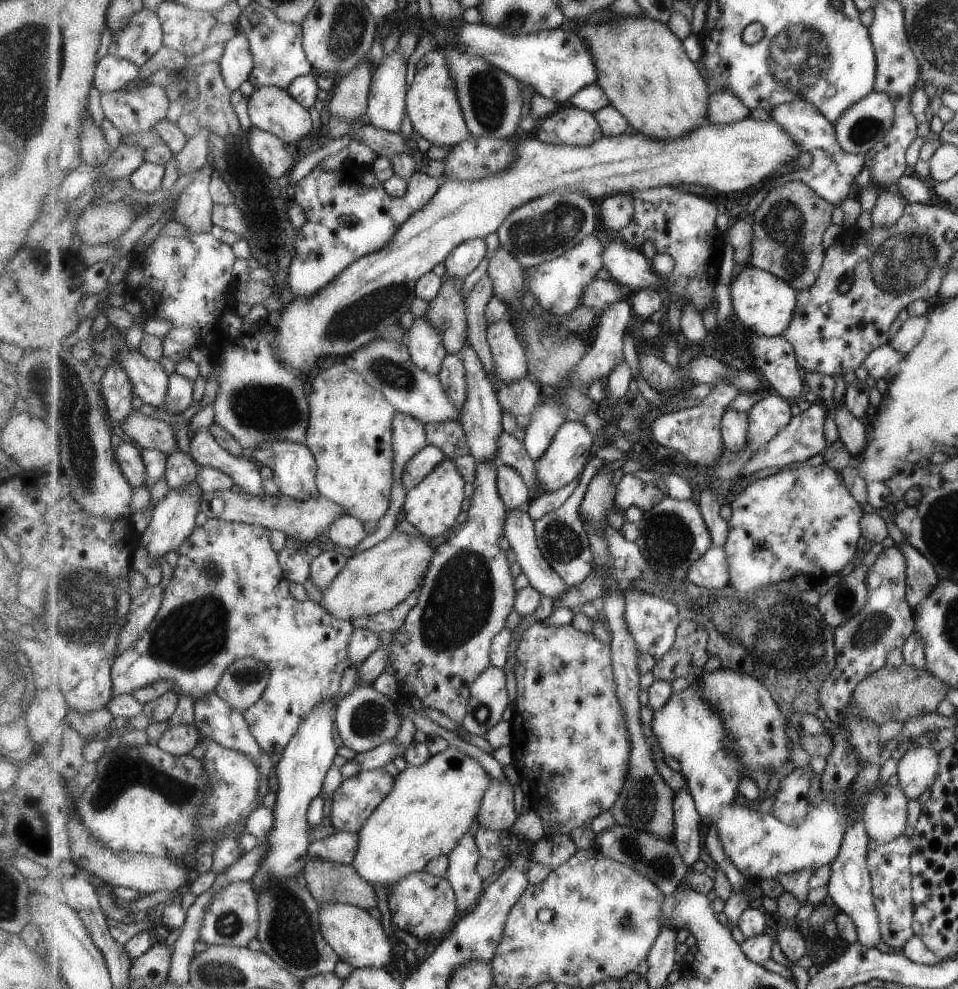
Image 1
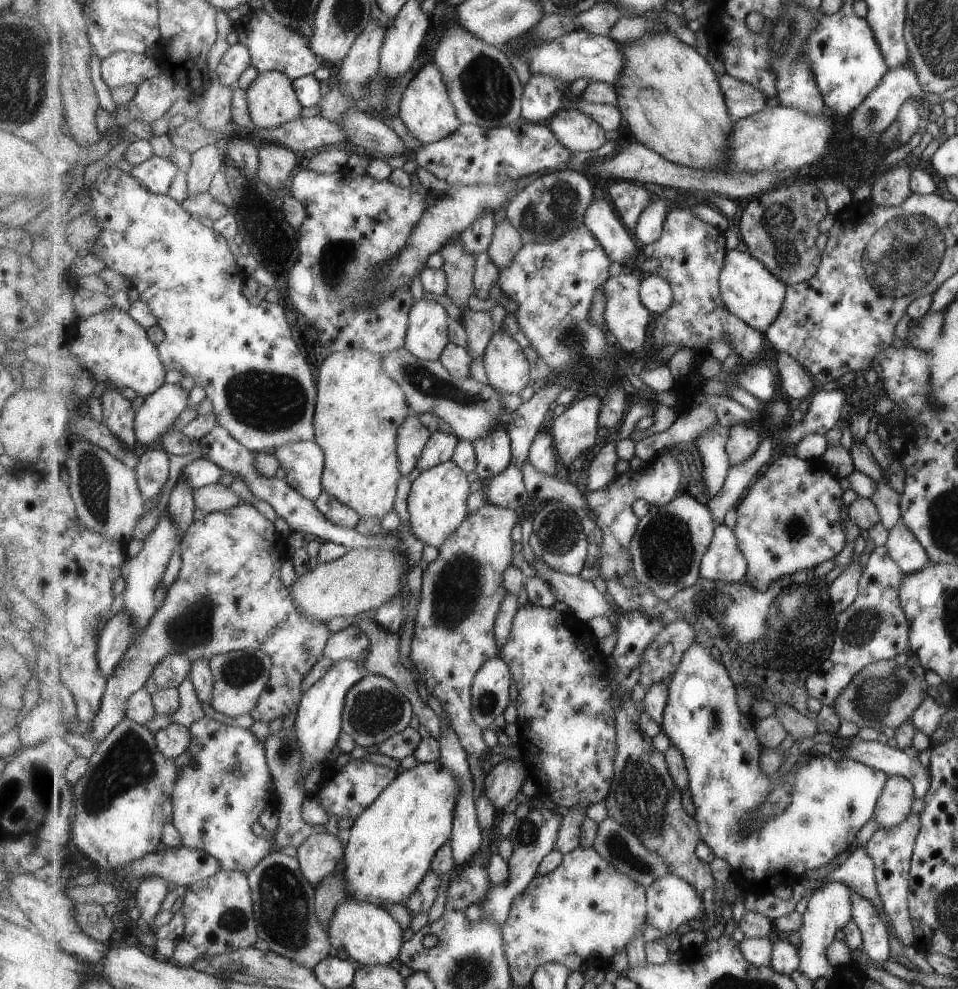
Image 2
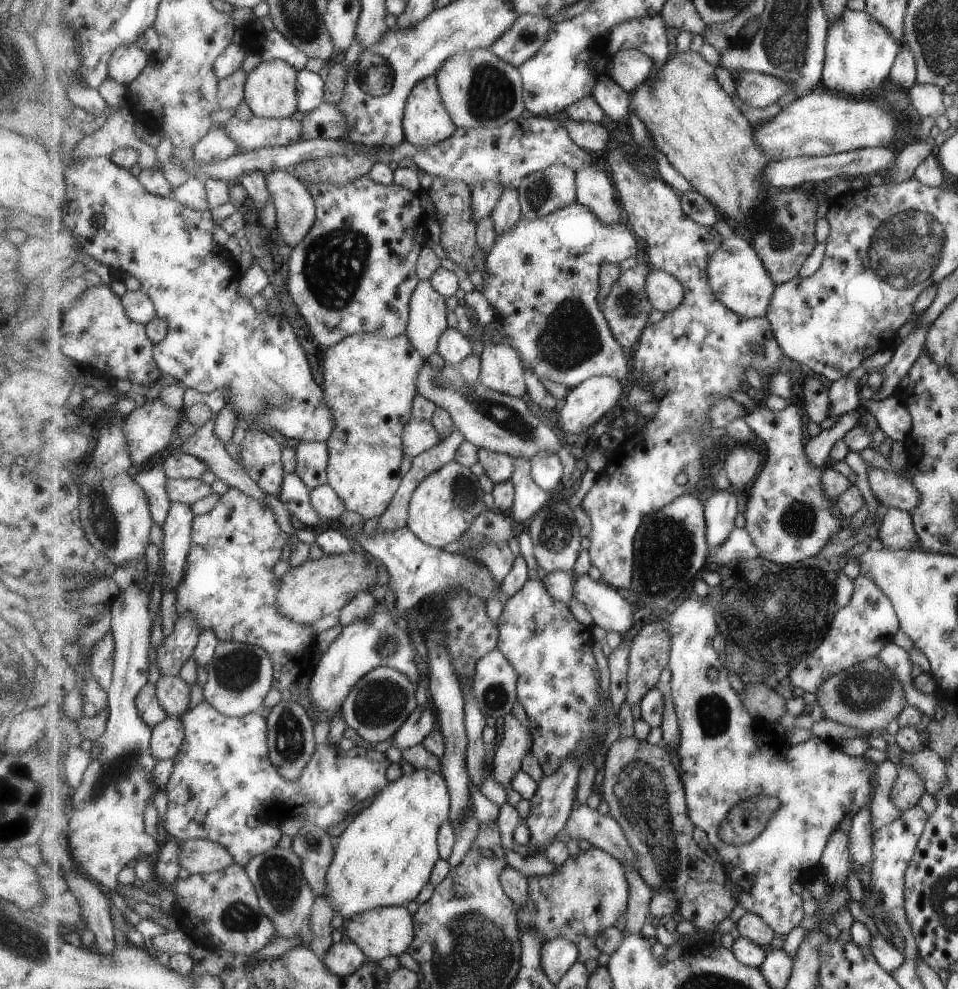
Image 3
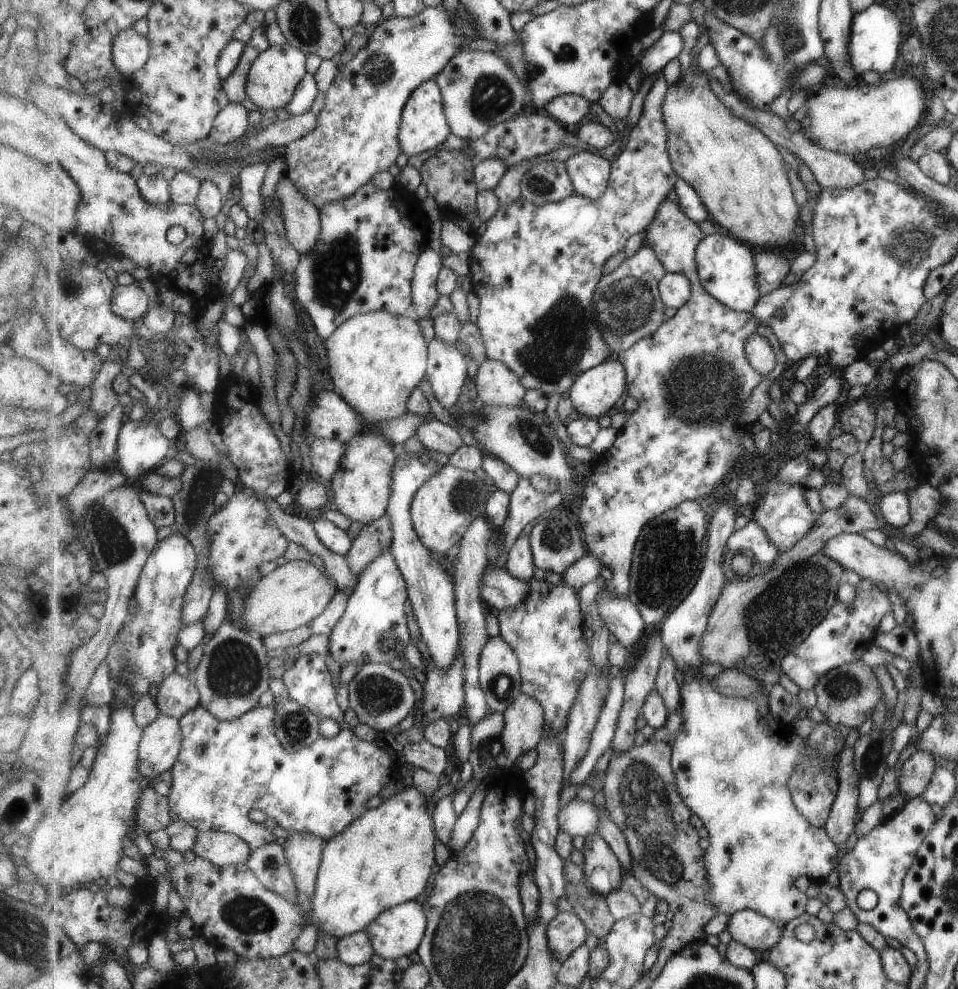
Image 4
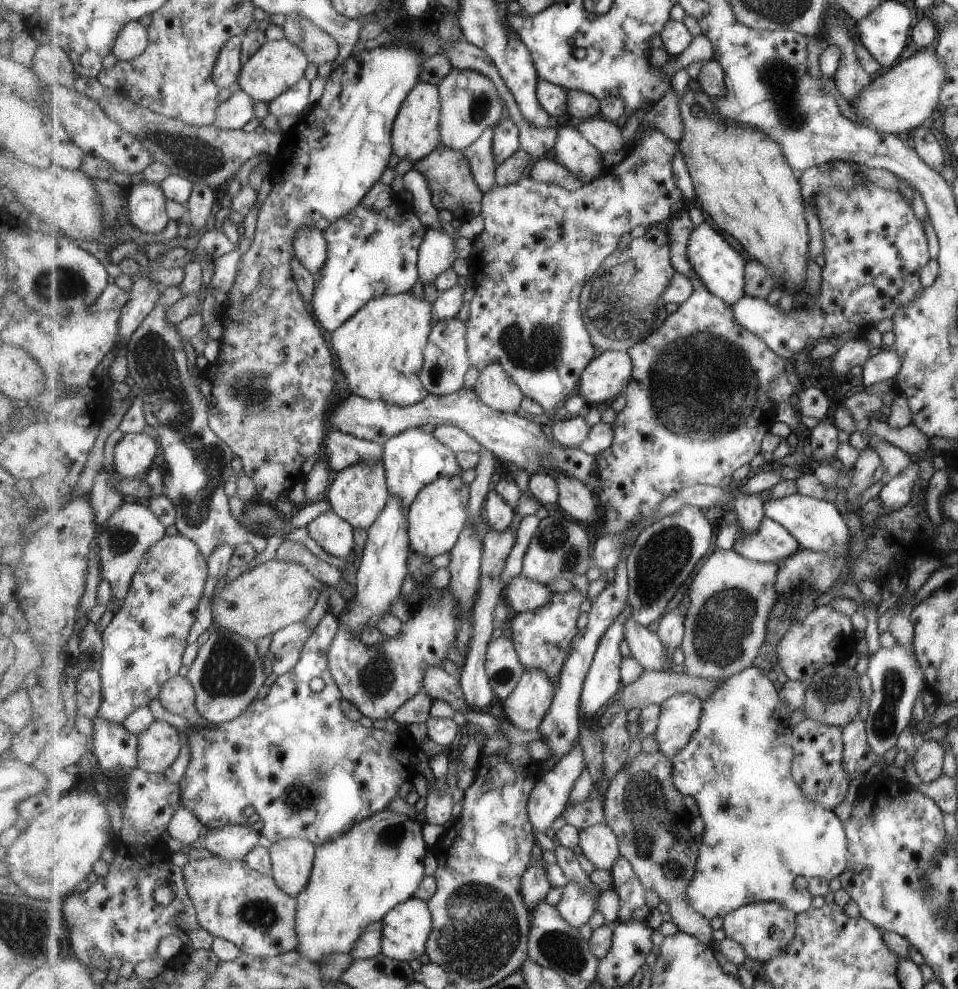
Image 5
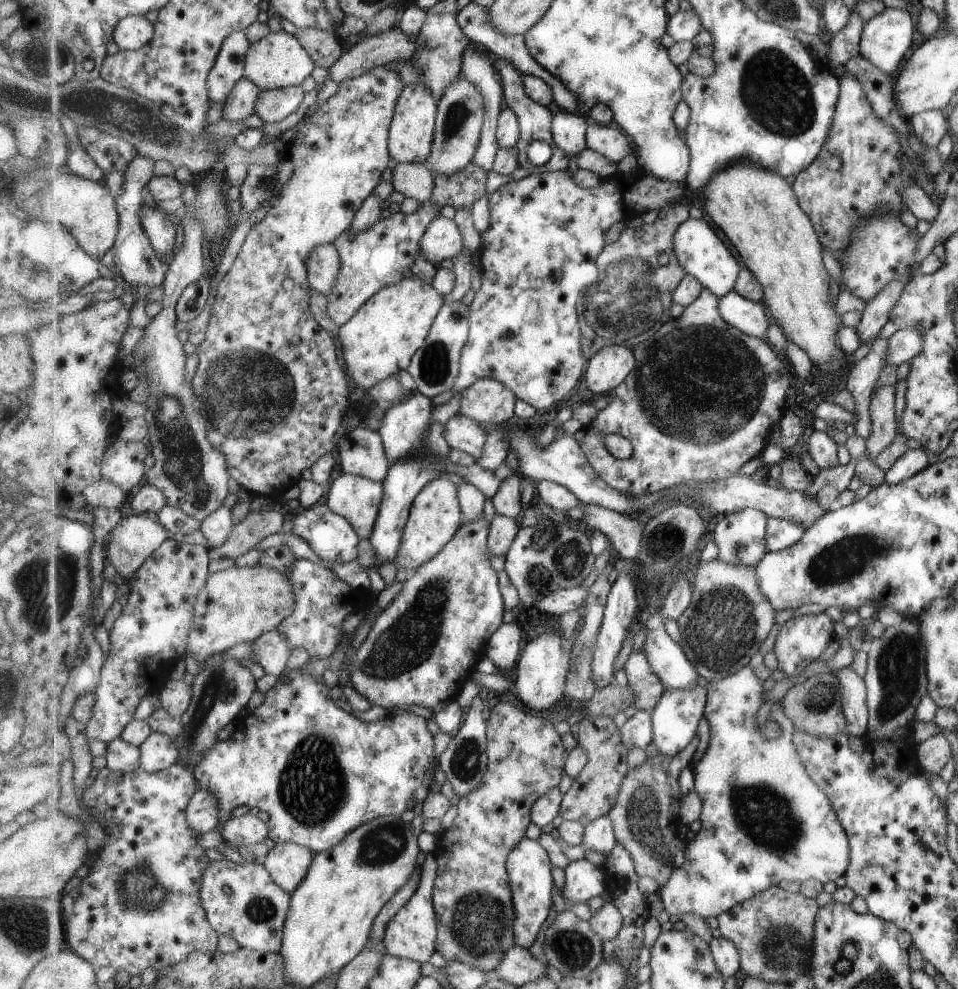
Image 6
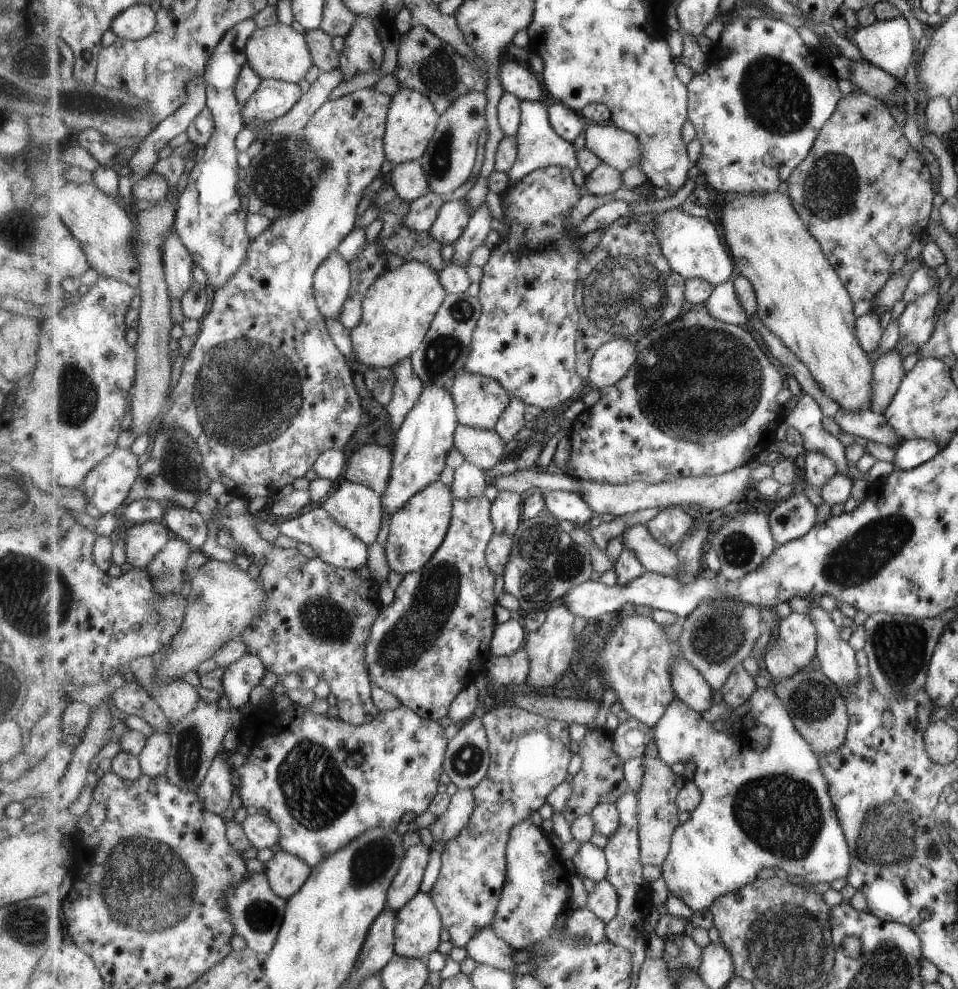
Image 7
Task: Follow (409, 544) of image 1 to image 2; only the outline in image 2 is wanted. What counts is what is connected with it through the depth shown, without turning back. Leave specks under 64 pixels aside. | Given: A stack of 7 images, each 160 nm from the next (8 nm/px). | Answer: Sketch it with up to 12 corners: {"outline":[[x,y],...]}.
{"outline":[[351,549],[290,589],[327,623],[376,612],[401,590],[397,550]]}

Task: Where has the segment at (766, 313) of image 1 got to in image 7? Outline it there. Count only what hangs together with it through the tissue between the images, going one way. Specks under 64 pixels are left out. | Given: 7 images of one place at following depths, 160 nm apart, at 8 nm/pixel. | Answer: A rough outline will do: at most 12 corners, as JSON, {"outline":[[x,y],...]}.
{"outline":[[653,214],[673,270],[719,286],[738,274],[715,224]]}

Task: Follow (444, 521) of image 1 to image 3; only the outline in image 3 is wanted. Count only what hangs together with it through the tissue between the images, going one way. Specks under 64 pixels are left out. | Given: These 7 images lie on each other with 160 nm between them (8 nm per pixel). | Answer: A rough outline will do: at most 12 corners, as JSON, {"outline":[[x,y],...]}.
{"outline":[[452,460],[413,493],[408,527],[437,548],[485,512],[471,468]]}

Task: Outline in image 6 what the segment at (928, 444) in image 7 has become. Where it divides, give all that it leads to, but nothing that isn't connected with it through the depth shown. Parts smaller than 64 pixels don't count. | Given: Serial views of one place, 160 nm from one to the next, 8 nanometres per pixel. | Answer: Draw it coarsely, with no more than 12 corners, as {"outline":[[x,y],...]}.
{"outline":[[910,444],[884,472],[894,485],[923,470],[933,459],[923,447]]}

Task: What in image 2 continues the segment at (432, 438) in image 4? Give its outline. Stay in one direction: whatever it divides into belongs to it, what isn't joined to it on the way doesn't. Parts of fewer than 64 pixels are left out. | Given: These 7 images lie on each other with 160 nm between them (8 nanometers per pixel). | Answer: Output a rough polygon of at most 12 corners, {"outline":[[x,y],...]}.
{"outline":[[410,412],[398,431],[402,476],[411,476],[432,433]]}

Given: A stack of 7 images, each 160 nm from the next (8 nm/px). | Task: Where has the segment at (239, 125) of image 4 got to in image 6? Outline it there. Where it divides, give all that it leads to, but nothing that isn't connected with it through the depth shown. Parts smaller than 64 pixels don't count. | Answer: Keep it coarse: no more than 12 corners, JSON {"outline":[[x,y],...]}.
{"outline":[[244,76],[227,97],[223,119],[256,116],[260,86]]}

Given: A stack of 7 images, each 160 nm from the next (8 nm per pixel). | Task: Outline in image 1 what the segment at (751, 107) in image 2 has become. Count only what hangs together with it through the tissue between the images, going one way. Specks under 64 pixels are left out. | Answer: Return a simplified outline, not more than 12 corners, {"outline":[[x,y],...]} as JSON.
{"outline":[[729,88],[712,92],[709,120],[732,124],[751,108]]}

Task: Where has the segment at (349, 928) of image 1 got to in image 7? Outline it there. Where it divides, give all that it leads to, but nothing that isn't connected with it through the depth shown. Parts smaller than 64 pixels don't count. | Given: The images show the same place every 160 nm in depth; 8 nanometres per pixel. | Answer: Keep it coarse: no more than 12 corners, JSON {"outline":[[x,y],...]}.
{"outline":[[419,891],[396,915],[397,954],[425,960],[444,920]]}

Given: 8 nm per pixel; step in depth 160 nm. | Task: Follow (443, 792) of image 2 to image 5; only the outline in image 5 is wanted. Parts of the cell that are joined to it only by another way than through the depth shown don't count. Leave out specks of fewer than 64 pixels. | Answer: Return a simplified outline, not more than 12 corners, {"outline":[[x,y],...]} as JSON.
{"outline":[[388,809],[319,845],[298,950],[351,954],[425,880],[423,824]]}

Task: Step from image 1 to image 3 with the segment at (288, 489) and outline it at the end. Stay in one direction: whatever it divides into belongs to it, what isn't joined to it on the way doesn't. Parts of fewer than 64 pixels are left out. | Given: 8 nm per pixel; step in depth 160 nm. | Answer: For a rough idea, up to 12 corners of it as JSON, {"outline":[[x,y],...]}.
{"outline":[[327,441],[293,443],[297,476],[310,488],[328,483]]}

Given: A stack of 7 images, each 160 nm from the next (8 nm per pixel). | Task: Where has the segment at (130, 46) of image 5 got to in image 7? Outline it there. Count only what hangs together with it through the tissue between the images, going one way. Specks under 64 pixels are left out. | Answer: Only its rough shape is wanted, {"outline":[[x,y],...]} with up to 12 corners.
{"outline":[[148,4],[130,6],[110,30],[129,40],[153,34],[157,15]]}

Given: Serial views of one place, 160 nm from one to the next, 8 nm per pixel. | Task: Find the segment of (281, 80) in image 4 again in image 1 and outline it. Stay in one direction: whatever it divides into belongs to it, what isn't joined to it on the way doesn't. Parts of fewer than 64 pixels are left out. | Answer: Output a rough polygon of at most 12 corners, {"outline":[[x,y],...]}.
{"outline":[[288,88],[248,99],[254,127],[287,145],[310,138],[311,112]]}

